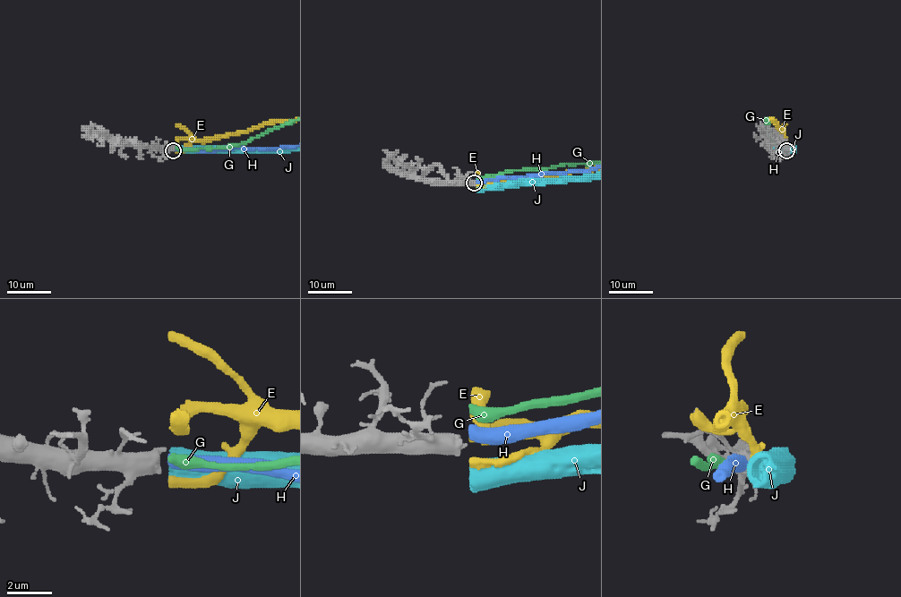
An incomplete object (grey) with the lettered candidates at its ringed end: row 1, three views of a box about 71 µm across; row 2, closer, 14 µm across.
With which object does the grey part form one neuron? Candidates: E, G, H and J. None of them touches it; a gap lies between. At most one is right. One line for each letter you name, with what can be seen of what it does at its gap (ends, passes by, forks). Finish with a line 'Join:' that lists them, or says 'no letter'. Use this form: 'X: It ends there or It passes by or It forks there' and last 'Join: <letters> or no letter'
Join: no letter

